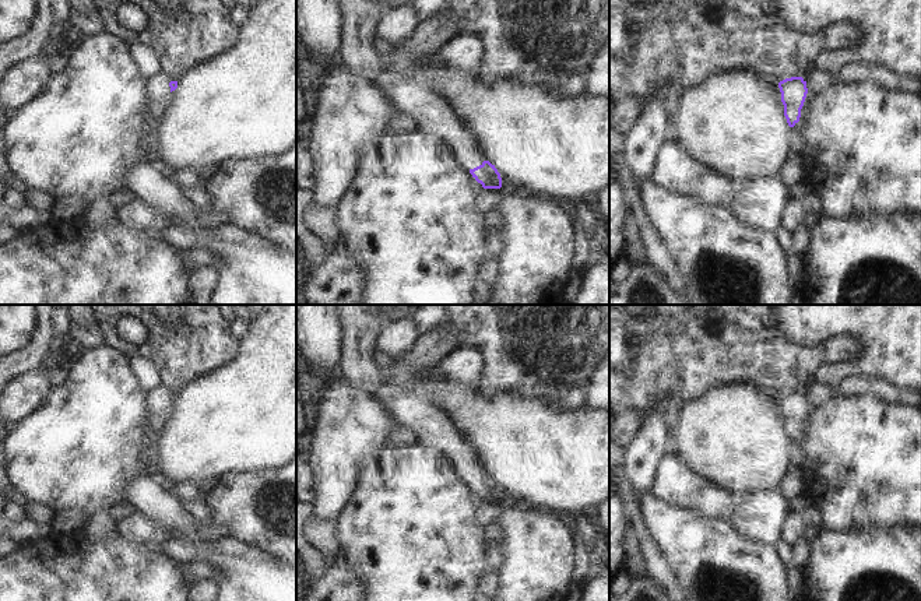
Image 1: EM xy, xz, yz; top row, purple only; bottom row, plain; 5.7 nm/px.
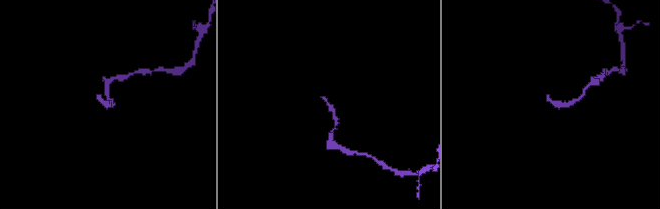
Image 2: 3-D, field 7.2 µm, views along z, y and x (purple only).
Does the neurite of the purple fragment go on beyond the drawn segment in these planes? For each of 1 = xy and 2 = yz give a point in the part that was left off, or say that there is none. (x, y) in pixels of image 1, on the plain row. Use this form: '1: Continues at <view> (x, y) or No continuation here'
1: Continues at xy (158, 401)
2: Continues at yz (773, 399).

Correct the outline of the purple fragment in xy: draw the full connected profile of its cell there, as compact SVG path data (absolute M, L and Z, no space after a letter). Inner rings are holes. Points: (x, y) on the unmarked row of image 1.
M165 389L150 391L148 415L152 428L161 428L169 414L171 405L177 401L177 394L169 394Z

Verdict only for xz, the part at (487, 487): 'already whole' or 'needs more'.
needs more

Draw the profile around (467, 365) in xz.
M458 348L436 370L446 383L479 387L486 370L486 356L479 348Z

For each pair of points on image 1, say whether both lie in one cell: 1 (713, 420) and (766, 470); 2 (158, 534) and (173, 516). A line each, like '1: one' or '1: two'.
1: one
2: two

